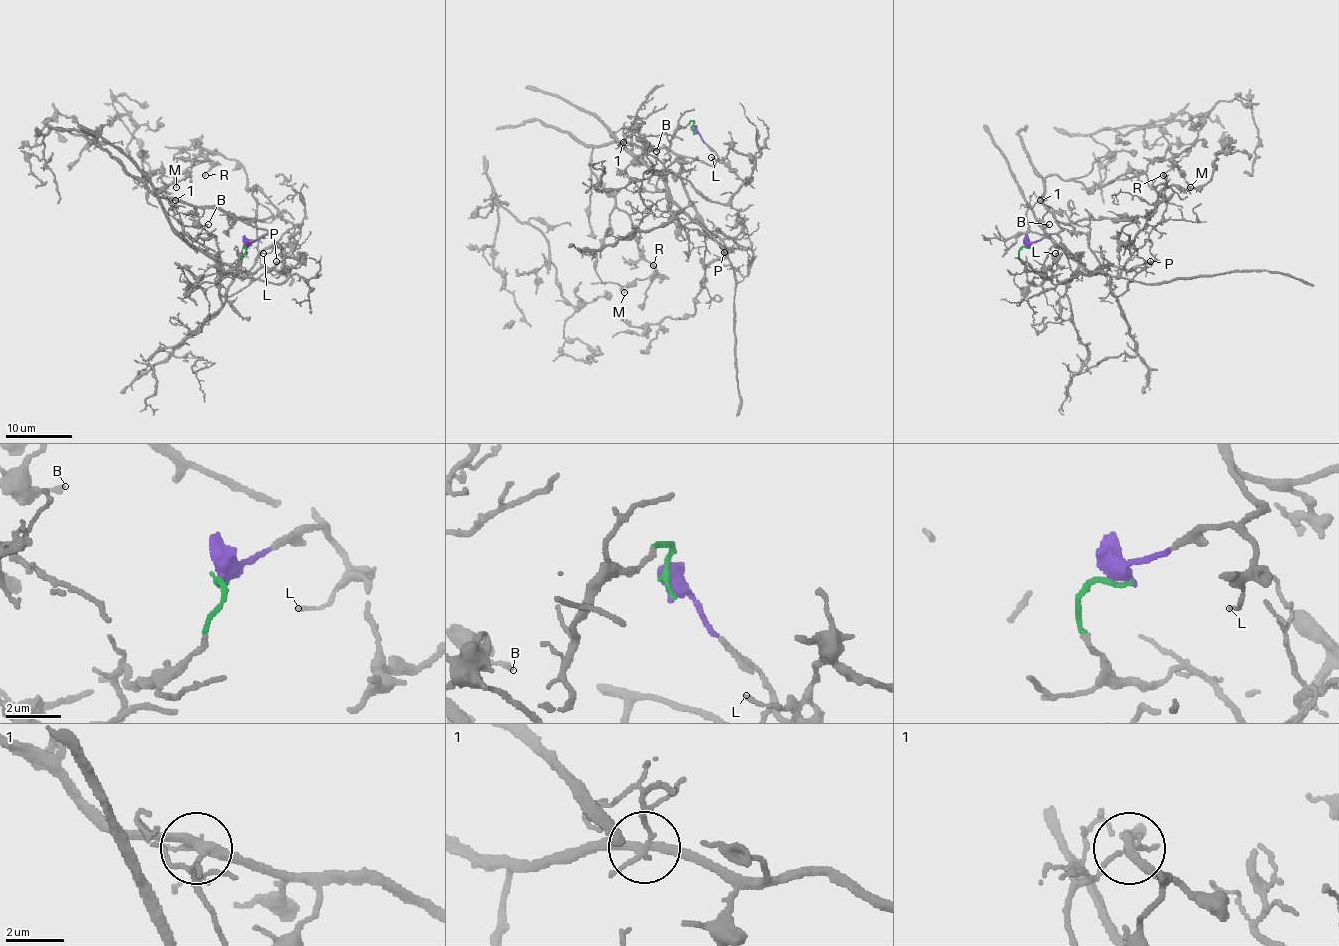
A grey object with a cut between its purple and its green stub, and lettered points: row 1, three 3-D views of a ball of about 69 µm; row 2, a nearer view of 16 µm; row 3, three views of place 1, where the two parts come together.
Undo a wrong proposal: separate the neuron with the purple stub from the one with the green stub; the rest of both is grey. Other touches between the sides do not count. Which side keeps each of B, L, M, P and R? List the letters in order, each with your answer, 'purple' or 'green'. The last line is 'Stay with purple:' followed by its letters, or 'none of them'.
B: purple
L: purple
M: purple
P: green
R: purple
Stay with purple: B, L, M, R

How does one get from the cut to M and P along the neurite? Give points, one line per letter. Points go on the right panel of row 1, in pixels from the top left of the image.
M: (1028, 247), (1063, 229), (1040, 201), (1043, 181), (1055, 174), (1103, 187), (1168, 161), (1191, 187)
P: (1028, 247), (1018, 260), (1028, 270), (1045, 267), (1065, 283), (1080, 267), (1131, 278), (1149, 260)

